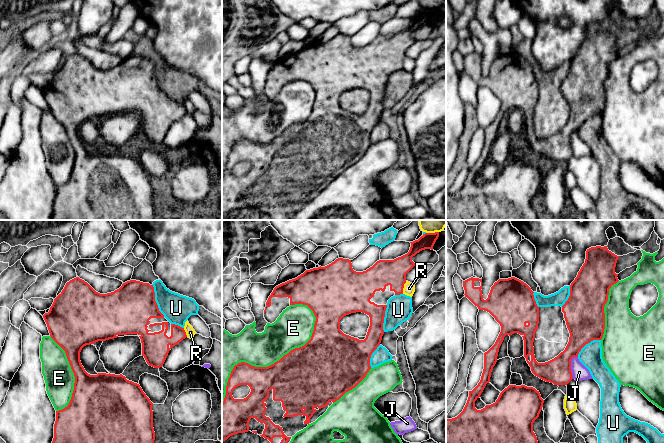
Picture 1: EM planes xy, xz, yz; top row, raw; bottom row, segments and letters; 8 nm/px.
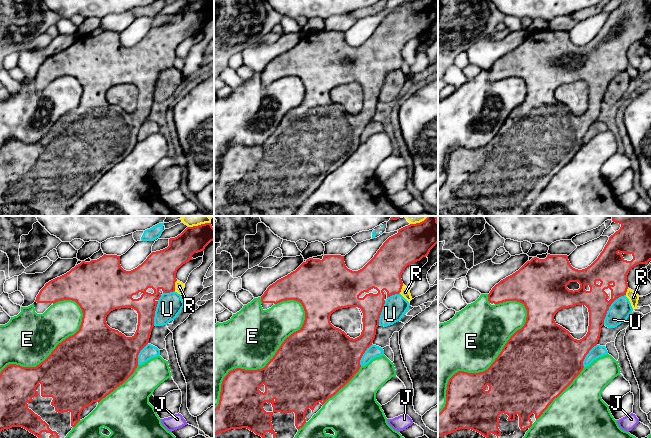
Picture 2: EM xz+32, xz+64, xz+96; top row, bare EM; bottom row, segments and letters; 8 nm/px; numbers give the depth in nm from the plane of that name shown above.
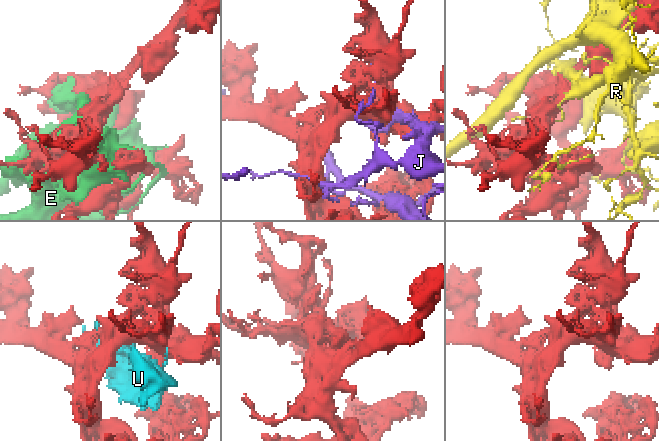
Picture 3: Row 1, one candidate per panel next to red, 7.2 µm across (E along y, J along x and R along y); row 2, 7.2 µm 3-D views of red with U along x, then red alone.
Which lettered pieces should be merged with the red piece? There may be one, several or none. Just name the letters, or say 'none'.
none

